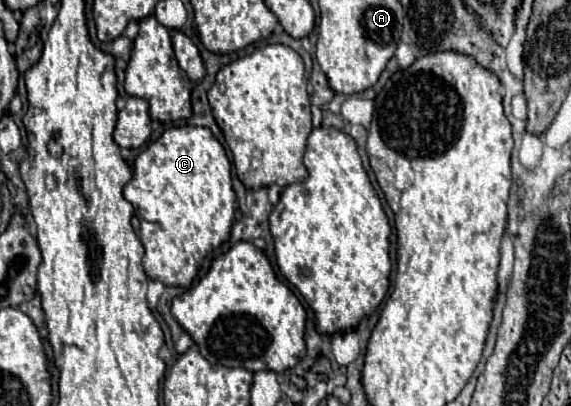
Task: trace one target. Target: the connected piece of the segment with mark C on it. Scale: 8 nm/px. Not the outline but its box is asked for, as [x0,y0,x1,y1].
[124,126,236,286]

